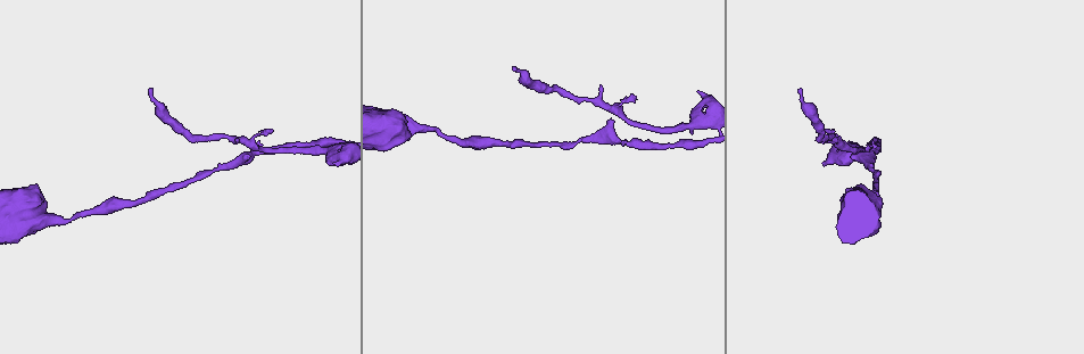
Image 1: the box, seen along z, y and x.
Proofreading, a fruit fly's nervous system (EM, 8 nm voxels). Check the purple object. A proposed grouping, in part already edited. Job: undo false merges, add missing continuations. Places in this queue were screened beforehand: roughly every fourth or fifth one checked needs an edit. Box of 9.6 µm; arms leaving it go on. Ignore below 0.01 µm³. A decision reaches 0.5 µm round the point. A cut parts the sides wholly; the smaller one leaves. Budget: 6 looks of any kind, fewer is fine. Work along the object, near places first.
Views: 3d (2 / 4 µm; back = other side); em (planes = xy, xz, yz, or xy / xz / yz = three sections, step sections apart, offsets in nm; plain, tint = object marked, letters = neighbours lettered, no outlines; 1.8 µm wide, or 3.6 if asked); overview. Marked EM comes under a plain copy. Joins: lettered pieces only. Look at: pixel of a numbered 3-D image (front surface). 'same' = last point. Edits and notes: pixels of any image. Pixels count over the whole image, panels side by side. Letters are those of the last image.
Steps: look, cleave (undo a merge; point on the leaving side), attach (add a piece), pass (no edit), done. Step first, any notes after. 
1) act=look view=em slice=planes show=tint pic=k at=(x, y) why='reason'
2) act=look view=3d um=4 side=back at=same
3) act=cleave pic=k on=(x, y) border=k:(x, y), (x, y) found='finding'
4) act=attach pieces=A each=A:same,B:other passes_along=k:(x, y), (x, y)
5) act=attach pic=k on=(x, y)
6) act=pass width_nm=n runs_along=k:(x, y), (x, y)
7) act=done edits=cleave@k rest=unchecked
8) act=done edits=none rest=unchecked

act=look view=3d um=2 pic=1 at=(827, 133) why='free end'

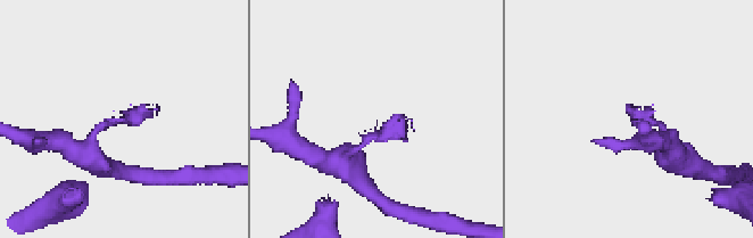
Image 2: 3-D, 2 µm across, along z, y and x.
act=look view=em slice=planes show=letters pic=2 at=(633, 115)

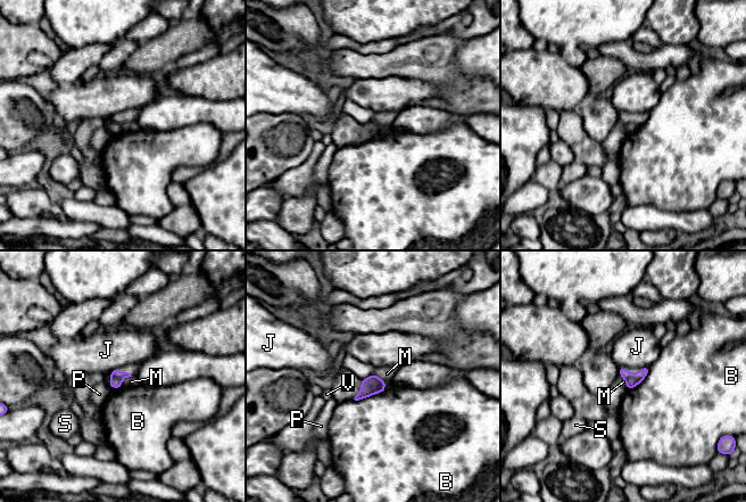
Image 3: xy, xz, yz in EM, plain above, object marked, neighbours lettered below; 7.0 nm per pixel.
act=pass each=B:other,J:other,M:other,P:other,S:other,V:other border=3:(132, 376), (126, 377), (121, 386) found='no lettered piece goes on from it'

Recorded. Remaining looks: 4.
act=look view=3d um=2 pic=1 at=(823, 163) why='free end'

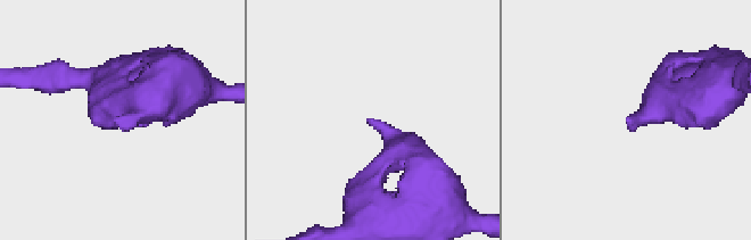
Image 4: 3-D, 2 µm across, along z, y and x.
act=look view=em slice=xz step=8 show=letters pic=4 at=(117, 122)

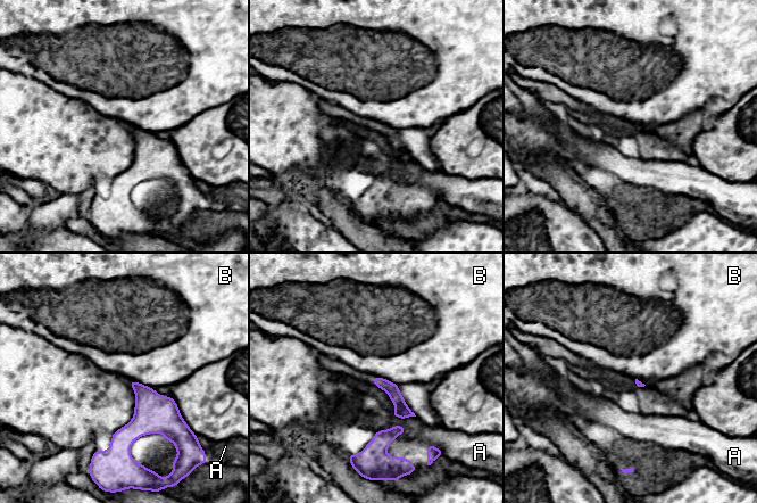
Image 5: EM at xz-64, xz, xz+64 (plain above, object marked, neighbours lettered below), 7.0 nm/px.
act=look view=em slice=planes show=letters at=same

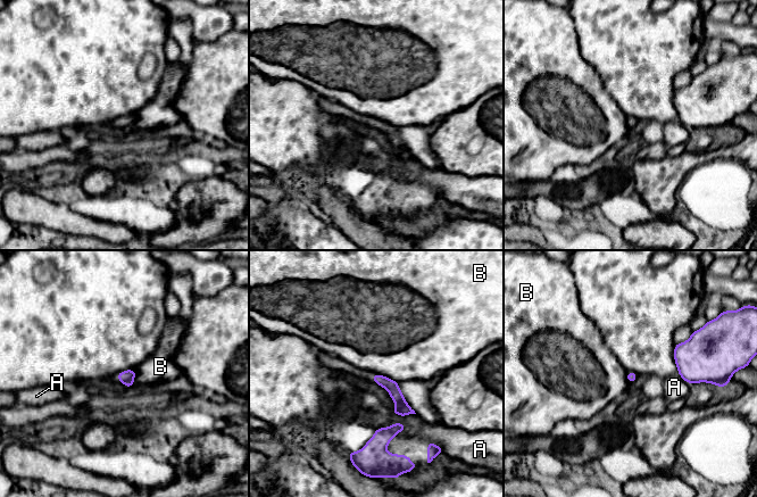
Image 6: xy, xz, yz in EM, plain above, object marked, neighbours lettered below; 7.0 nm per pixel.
act=pass each=A:other,B:other found='none of them fits'

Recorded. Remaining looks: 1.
act=done edits=none rest=unchecked

